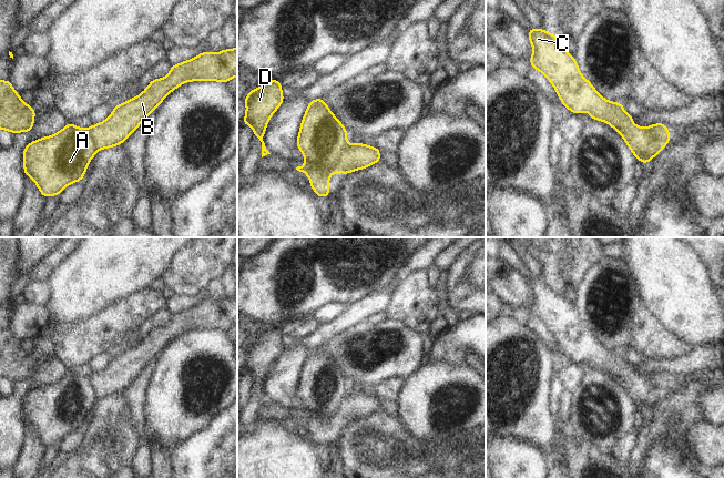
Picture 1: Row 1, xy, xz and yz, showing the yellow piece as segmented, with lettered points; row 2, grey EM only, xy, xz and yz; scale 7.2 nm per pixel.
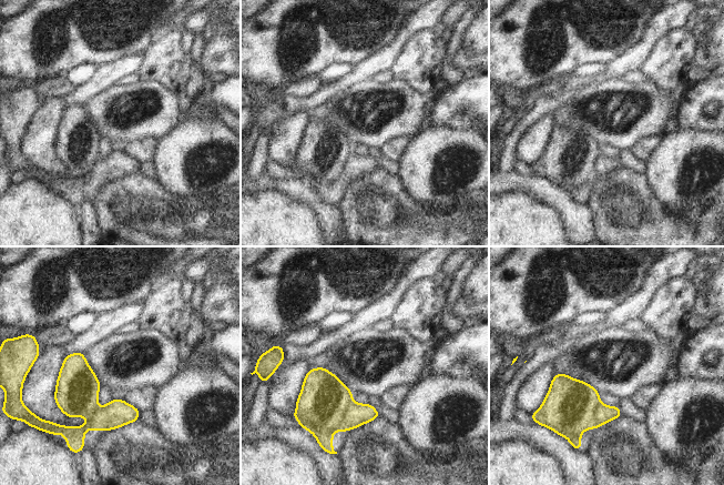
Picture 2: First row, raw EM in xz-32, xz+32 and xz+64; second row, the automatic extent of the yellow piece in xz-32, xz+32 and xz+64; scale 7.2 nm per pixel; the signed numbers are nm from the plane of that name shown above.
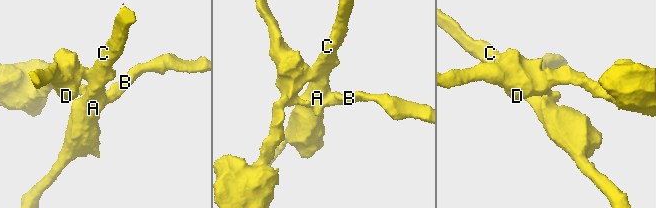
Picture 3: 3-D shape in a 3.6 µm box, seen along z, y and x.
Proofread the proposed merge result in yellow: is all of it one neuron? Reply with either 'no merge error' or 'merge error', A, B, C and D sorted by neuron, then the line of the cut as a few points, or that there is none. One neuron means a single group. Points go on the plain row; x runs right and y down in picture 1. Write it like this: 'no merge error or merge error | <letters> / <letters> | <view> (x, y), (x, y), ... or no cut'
merge error | A C / B D | xz (347, 394), (338, 408), (329, 416), (306, 419), (302, 415)

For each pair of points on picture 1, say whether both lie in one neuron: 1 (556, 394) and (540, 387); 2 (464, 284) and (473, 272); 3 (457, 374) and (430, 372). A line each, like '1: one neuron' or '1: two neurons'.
1: two neurons
2: two neurons
3: one neuron

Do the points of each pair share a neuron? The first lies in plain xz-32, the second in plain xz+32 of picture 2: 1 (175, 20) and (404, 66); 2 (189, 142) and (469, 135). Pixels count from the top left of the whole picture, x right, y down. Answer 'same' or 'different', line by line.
1: different
2: same

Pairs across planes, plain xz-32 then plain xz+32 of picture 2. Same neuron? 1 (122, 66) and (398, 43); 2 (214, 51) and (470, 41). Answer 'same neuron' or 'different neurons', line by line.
1: same neuron
2: different neurons

